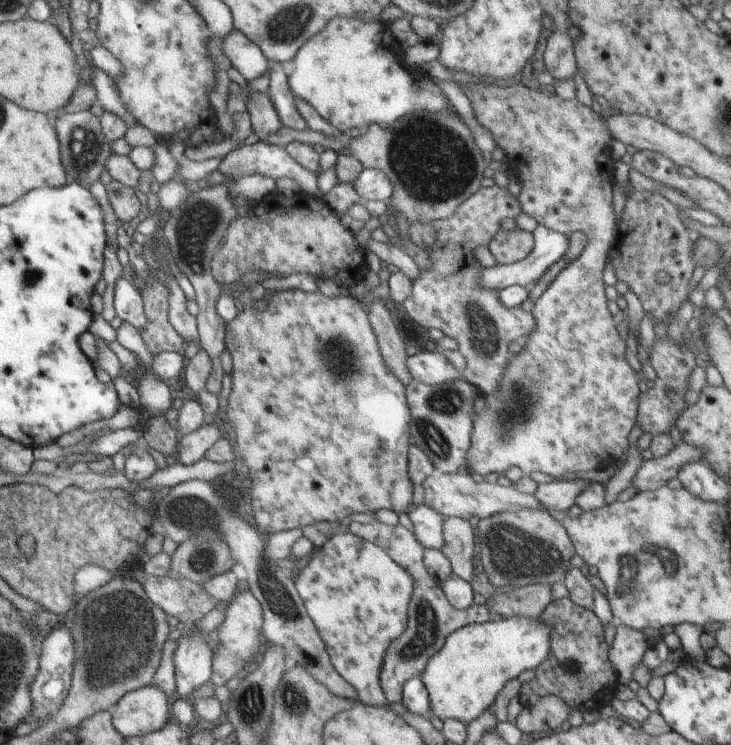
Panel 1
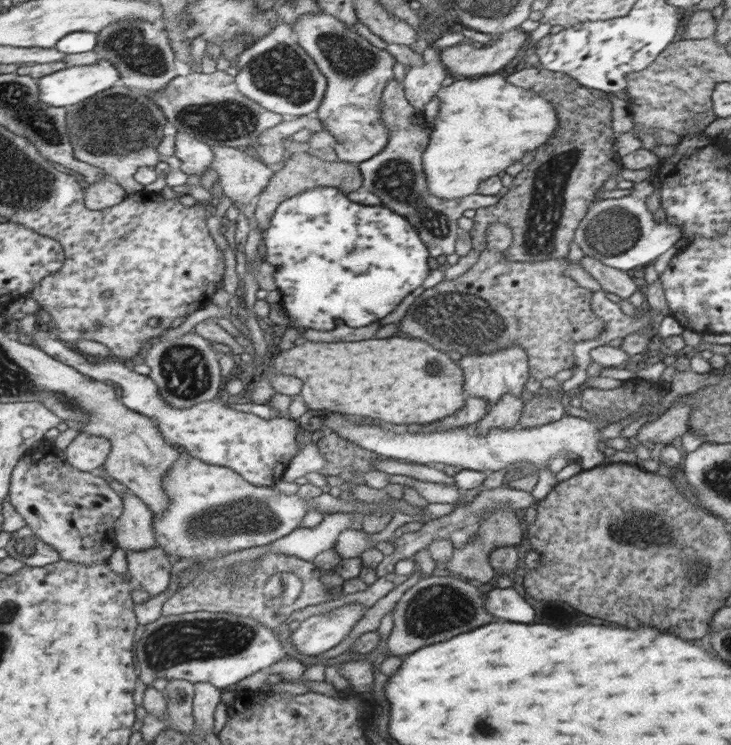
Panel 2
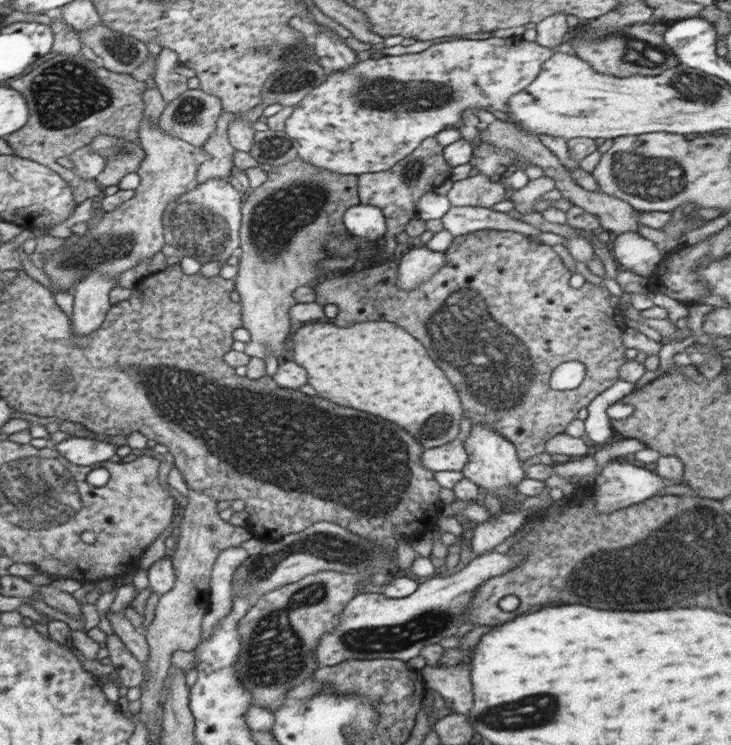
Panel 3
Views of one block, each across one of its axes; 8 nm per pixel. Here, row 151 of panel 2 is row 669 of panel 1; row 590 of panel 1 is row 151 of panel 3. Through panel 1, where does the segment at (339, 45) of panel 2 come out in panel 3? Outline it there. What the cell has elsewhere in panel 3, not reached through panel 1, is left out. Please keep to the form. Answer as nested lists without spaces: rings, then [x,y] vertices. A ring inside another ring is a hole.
[[[492,36],[483,40],[452,37],[438,40],[428,49],[419,53],[396,56],[384,55],[378,59],[369,57],[366,60],[358,60],[356,64],[349,66],[343,71],[326,73],[325,79],[318,86],[315,86],[300,102],[293,105],[294,110],[288,117],[288,120],[286,120],[283,132],[286,132],[286,136],[290,136],[290,139],[298,145],[297,151],[299,157],[310,164],[345,175],[363,175],[382,172],[392,168],[397,162],[406,158],[406,156],[413,150],[416,150],[425,139],[436,137],[438,132],[448,127],[462,126],[462,112],[464,112],[464,110],[472,110],[475,114],[474,108],[482,108],[481,111],[483,108],[490,108],[490,110],[497,115],[503,115],[507,109],[508,99],[513,94],[526,88],[526,86],[538,76],[542,63],[545,63],[553,54],[552,48],[542,46],[536,41],[528,42],[518,36],[508,37],[506,39]]]

